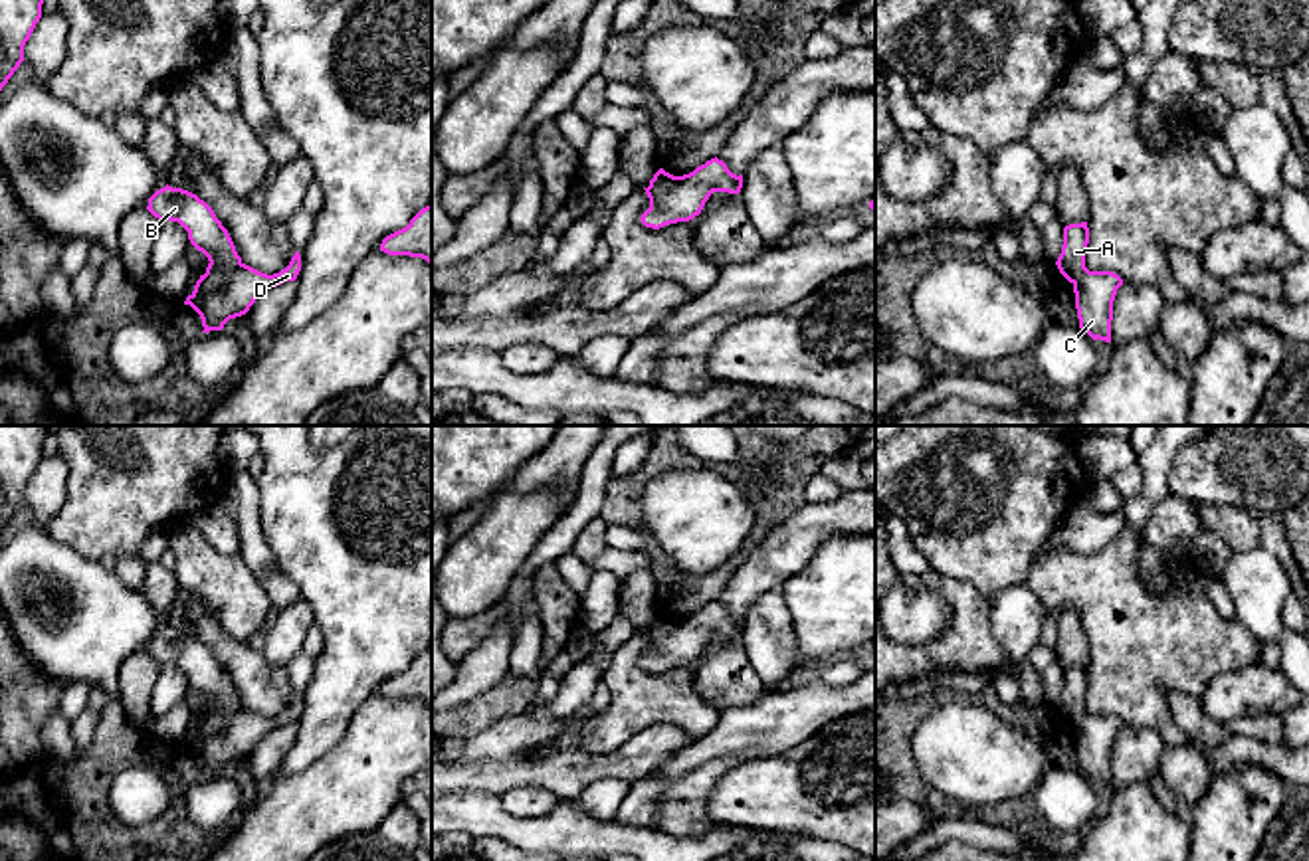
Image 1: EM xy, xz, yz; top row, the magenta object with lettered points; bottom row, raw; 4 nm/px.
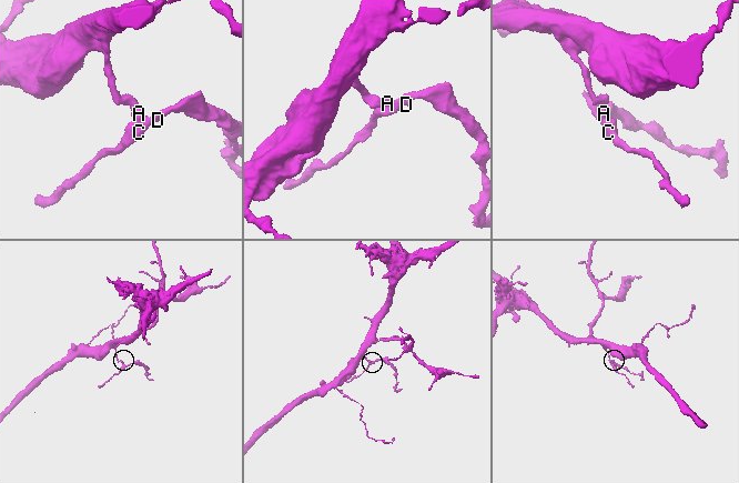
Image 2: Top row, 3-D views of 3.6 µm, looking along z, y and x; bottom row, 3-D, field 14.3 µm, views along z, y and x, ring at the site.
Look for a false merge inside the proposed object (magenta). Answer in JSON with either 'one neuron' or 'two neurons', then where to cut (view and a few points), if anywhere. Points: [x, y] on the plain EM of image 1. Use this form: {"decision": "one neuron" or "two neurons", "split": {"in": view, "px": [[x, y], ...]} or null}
{"decision": "two neurons", "split": {"in": "xy", "px": [[242, 707], [232, 715], [206, 717]]}}

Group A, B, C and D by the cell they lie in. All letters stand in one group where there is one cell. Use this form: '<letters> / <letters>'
A B / C D

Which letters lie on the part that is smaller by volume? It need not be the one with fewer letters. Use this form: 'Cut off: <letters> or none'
Cut off: C, D

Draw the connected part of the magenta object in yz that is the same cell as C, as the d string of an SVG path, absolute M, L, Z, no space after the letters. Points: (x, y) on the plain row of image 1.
M1085 715L1075 726L1079 772L1093 784L1111 786L1113 744L1123 722L1113 715Z

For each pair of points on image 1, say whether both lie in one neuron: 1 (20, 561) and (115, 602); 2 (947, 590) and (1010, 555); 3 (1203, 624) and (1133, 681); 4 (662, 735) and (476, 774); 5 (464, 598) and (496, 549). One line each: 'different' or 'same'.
1: same
2: different
3: same
4: same
5: same

